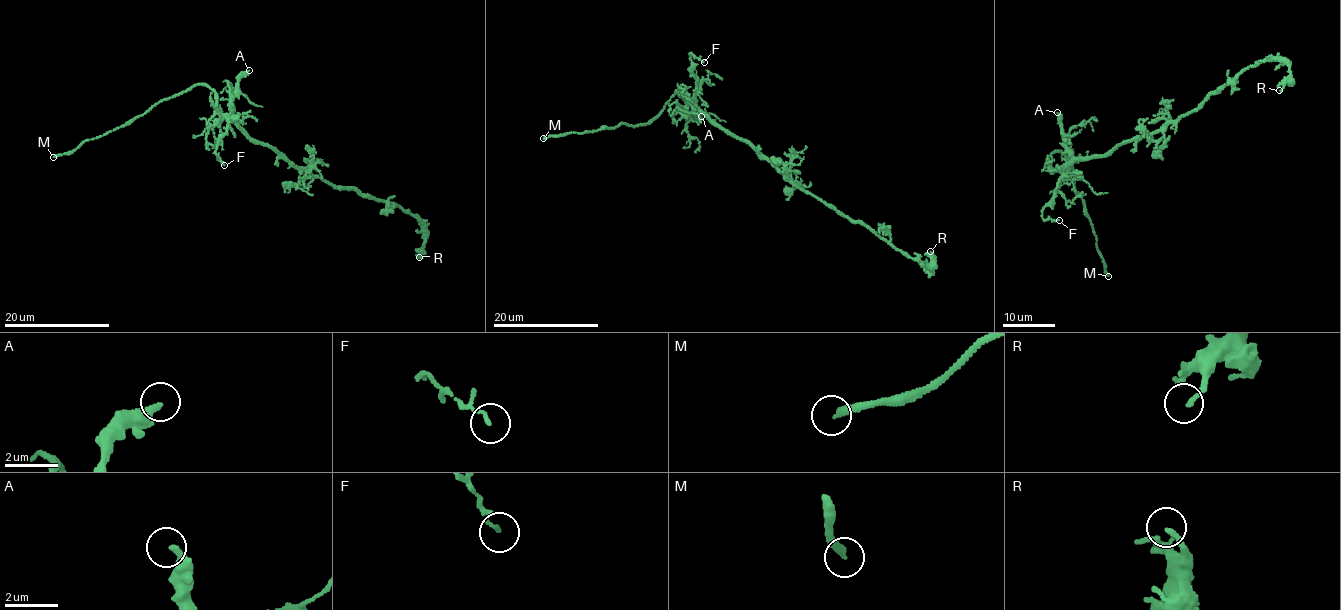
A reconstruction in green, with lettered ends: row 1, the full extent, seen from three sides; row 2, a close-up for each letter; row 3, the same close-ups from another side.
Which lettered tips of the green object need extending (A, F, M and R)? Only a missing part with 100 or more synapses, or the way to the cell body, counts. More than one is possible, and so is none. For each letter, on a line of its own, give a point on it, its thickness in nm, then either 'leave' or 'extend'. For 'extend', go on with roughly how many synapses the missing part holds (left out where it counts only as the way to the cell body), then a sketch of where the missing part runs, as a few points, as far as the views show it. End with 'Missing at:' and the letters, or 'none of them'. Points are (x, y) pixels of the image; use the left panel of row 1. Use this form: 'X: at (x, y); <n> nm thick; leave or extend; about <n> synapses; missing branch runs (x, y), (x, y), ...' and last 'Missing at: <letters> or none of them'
A: at (249, 70); 280 nm thick; leave
F: at (224, 165); 130 nm thick; leave
M: at (53, 157); 280 nm thick; extend; missing branch runs (53, 157), (35, 163)
R: at (419, 257); 170 nm thick; leave
Missing at: M

